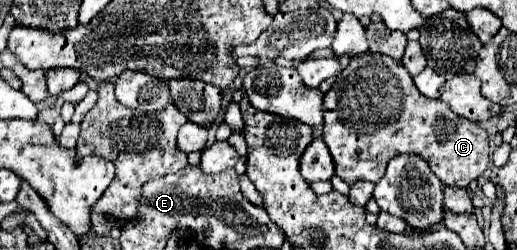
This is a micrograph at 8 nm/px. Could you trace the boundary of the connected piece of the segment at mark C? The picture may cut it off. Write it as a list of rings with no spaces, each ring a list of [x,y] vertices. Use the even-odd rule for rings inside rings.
[[[366,53],[352,57],[342,75],[334,81],[332,89],[324,95],[324,129],[322,139],[328,145],[332,159],[336,163],[336,175],[354,185],[356,181],[376,183],[384,177],[384,169],[392,157],[398,155],[418,155],[422,157],[432,173],[448,187],[468,187],[476,181],[488,167],[490,161],[490,145],[486,131],[464,117],[452,113],[444,101],[434,101],[424,97],[404,65],[392,57],[384,57],[380,53]]]

